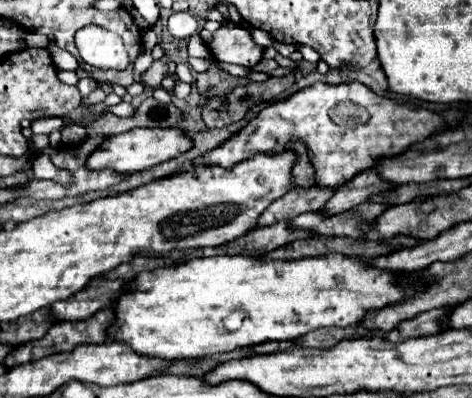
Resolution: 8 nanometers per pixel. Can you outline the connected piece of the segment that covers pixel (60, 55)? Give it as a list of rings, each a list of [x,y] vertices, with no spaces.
[[[50,43],[47,48],[58,70],[76,71],[79,67],[78,60],[66,50],[60,49],[54,43]]]

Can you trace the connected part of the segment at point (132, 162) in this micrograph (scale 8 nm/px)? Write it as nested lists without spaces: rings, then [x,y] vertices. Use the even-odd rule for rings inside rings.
[[[135,128],[127,130],[123,134],[115,134],[105,138],[87,158],[87,168],[89,170],[103,170],[111,168],[115,172],[139,172],[147,170],[151,166],[157,166],[165,160],[171,160],[179,156],[181,152],[187,152],[191,148],[191,140],[183,134],[183,130],[177,128]]]

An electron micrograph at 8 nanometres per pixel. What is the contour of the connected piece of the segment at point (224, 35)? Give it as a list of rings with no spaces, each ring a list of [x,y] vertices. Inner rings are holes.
[[[225,22],[219,30],[201,30],[201,38],[207,38],[207,48],[217,62],[231,62],[245,68],[253,68],[263,58],[263,48],[255,44],[249,30],[231,22]]]

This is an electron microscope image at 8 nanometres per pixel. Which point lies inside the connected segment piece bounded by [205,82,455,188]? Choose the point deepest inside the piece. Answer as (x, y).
(321, 116)

